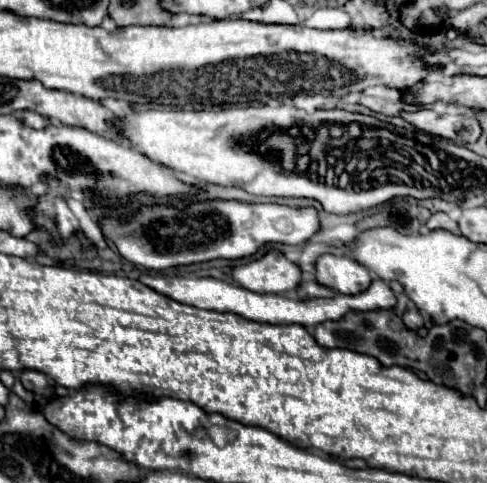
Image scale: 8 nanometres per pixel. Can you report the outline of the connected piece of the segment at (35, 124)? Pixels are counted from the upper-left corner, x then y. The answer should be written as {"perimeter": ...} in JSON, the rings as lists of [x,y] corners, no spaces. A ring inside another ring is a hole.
{"perimeter":[[[21,110],[21,112],[15,112],[15,116],[17,116],[19,120],[23,120],[23,124],[27,124],[29,128],[47,128],[47,124],[51,124],[51,122],[49,122],[49,118],[39,116],[37,112]]]}

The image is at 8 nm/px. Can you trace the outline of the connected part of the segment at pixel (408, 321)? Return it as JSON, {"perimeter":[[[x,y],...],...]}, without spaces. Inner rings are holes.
{"perimeter":[[[409,306],[409,310],[403,314],[403,324],[407,330],[413,330],[413,332],[423,328],[423,318],[415,306]]]}

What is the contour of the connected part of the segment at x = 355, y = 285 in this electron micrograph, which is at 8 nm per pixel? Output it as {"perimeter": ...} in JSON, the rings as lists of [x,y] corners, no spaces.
{"perimeter":[[[321,254],[317,258],[315,280],[339,294],[359,294],[371,284],[371,276],[363,264],[333,254]]]}

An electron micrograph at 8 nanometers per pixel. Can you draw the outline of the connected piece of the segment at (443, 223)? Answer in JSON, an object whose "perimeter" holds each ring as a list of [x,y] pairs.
{"perimeter":[[[435,212],[435,214],[429,218],[427,228],[429,228],[429,230],[439,230],[439,228],[443,228],[443,230],[449,230],[449,232],[453,232],[453,234],[459,234],[457,222],[451,220],[451,218],[449,218],[447,214],[443,214],[443,212]]]}

